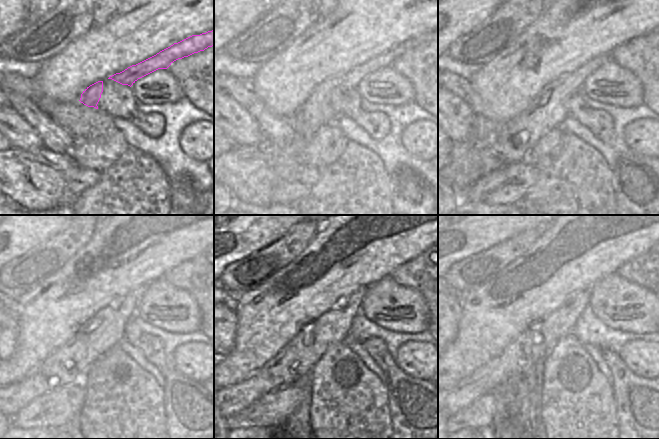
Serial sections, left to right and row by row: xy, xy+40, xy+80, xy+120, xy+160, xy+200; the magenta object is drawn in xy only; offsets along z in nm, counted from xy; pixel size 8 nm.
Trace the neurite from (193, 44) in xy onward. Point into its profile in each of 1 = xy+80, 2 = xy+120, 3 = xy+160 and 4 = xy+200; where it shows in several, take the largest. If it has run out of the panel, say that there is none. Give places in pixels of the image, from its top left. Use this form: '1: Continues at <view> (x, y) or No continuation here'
1: Continues at xy+80 (514, 140)
2: Continues at xy+120 (70, 361)
3: Continues at xy+160 (299, 356)
4: Continues at xy+200 (535, 344).

